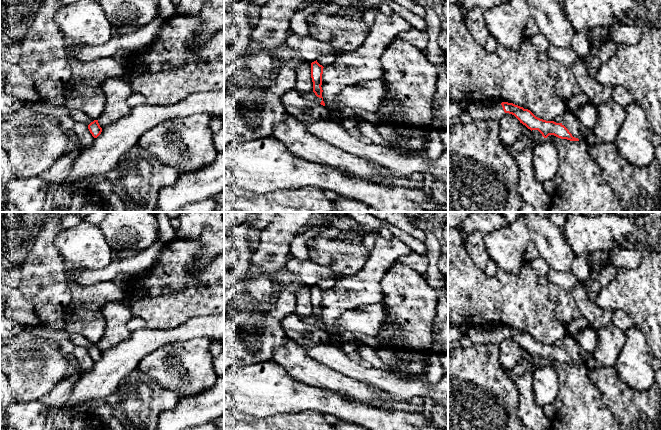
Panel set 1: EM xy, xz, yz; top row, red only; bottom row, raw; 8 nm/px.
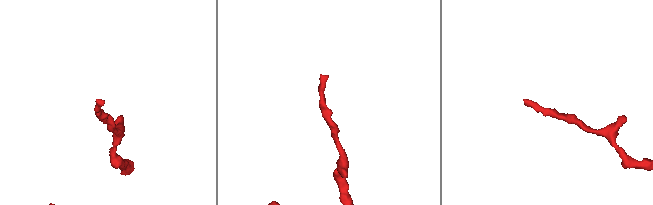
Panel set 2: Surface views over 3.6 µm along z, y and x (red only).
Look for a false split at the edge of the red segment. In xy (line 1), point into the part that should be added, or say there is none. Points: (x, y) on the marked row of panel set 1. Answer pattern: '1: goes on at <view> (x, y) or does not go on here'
1: does not go on here

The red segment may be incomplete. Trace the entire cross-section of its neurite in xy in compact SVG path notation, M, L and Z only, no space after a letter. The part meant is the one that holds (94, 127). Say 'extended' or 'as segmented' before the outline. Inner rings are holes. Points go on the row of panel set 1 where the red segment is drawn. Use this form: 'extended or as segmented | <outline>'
as segmented | M98 120L91 122L88 125L88 129L94 138L97 138L102 132L102 128L100 127Z

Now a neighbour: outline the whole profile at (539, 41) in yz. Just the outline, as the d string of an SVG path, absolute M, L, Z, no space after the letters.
M448 2L448 99L464 105L509 102L553 121L567 110L565 102L581 90L571 69L548 56L549 46L546 37L538 33L524 37L518 51L498 44L493 53L488 53L469 33L459 6Z

